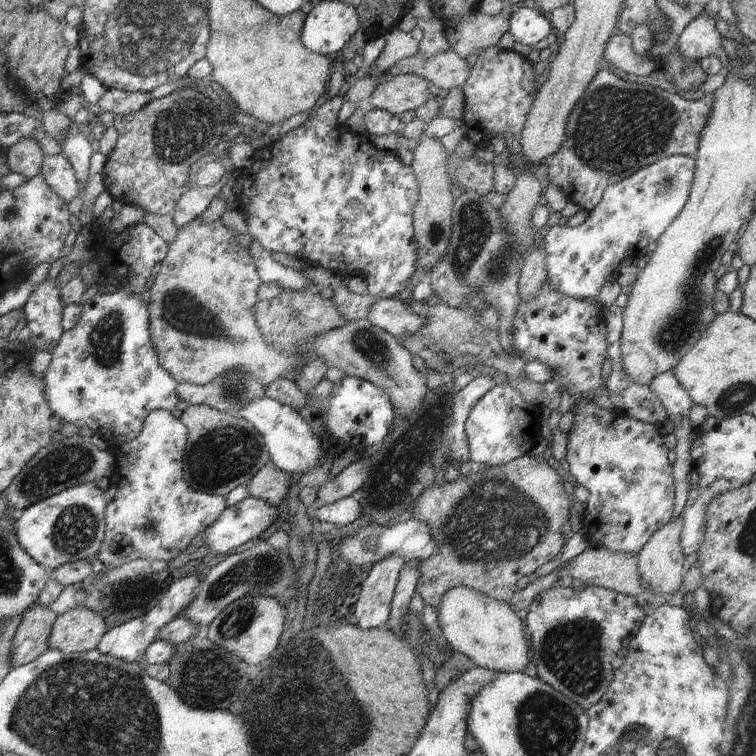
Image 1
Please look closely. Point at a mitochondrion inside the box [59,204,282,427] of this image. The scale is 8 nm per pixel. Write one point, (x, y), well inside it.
(184, 313)

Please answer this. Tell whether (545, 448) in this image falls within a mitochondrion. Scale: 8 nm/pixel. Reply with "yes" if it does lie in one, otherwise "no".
no

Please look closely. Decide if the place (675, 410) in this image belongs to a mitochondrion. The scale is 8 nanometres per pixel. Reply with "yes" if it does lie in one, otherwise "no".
no

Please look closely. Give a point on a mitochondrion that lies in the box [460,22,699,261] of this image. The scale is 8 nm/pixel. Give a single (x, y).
(616, 129)

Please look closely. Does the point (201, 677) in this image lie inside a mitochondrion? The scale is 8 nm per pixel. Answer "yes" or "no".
yes

